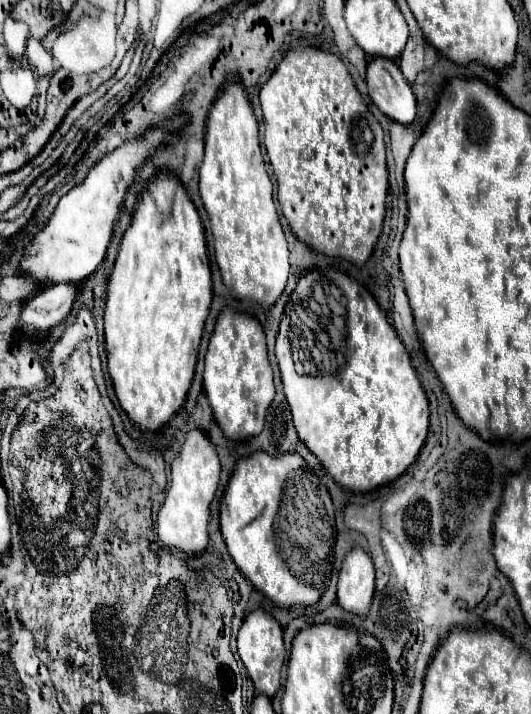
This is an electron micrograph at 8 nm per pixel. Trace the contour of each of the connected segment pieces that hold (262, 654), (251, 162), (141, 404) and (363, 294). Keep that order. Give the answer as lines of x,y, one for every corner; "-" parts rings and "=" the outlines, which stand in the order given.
258,608
244,618
236,640
238,640
240,660
246,666
256,692
272,698
280,688
280,672
282,672
284,656
286,656
286,648
284,648
284,640
282,640
282,626
270,614
266,614
262,608
=
238,80
228,82
228,86
220,92
216,102
208,114
206,128
206,148
204,160
198,172
198,188
200,198
204,202
204,210
210,220
210,228
214,234
214,256
222,274
224,286
236,300
252,300
264,308
274,306
274,302
284,292
290,264
288,264
288,244
280,226
280,218
276,212
276,204
272,198
272,180
268,178
266,166
260,154
258,142
258,120
252,112
252,104
=
160,174
148,182
146,192
132,214
132,222
124,232
118,258
108,280
104,308
108,374
120,406
142,432
158,432
182,408
192,384
210,302
212,278
200,216
182,184
168,174
=
328,268
328,270
310,270
306,272
294,292
290,294
290,300
286,304
282,322
280,322
280,332
276,338
276,360
280,366
280,374
282,374
282,386
284,386
284,394
292,412
292,420
298,432
298,438
308,446
308,450
312,450
312,454
316,454
316,458
320,458
322,466
326,468
326,472
334,478
334,482
348,490
348,492
372,492
374,488
388,484
392,480
396,480
420,454
426,436
428,436
428,398
422,390
422,384
412,368
410,356
402,344
402,340
398,338
396,330
392,328
392,324
386,320
384,312
378,308
376,300
372,298
372,294
360,286
356,280
348,278
346,274
342,274
340,270

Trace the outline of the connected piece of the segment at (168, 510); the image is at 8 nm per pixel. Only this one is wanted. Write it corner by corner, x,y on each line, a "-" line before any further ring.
192,428
182,444
182,450
172,462
170,468
170,486
164,498
164,504
158,512
158,540
164,548
174,548
184,554
198,556
208,546
208,520
210,504
214,500
216,488
220,482
220,460
210,438

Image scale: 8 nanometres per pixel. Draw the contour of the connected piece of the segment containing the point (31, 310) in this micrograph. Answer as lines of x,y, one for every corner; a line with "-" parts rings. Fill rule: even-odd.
64,282
60,286
48,286
24,304
22,322
36,330
50,330
58,326
72,310
82,284

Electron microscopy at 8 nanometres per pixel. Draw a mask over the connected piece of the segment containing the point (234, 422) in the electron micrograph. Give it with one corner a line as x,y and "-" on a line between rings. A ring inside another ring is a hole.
222,310
216,320
204,358
204,394
212,414
228,440
246,440
264,428
268,406
274,398
272,366
266,352
266,336
256,318
234,310

